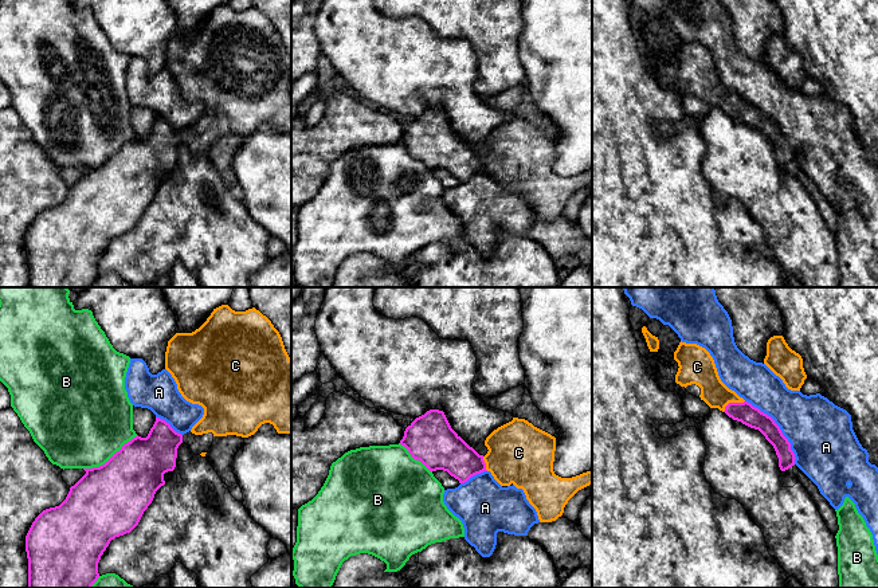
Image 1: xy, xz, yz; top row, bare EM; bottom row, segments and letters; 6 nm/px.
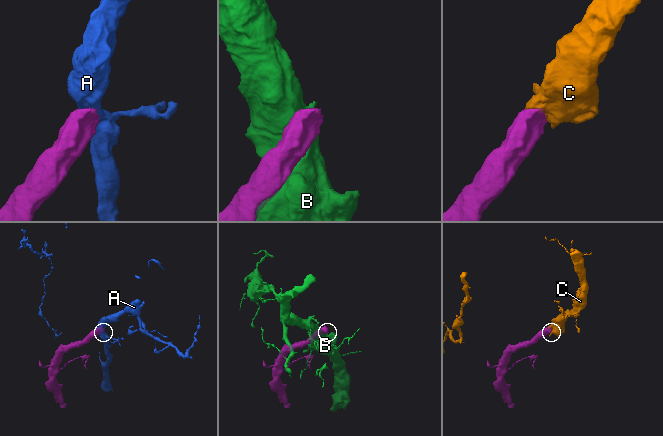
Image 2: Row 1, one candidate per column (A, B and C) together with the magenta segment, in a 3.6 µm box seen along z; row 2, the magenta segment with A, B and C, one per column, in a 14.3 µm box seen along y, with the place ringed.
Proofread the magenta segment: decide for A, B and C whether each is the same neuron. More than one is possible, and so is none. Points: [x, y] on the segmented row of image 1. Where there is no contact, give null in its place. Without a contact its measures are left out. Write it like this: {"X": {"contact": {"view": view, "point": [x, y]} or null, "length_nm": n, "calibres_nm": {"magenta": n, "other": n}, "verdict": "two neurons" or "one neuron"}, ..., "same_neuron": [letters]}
{"A": {"contact": {"view": "yz", "point": [779, 428]}, "length_nm": 480, "calibres_nm": {"magenta": 120, "other": 380}, "verdict": "two neurons"}, "B": {"contact": {"view": "xy", "point": [112, 457]}, "length_nm": 380, "calibres_nm": {"magenta": 420, "other": 500}, "verdict": "two neurons"}, "C": {"contact": {"view": "yz", "point": [732, 403]}, "length_nm": 150, "calibres_nm": {"magenta": 120, "other": 160}, "verdict": "one neuron"}, "same_neuron": ["C"]}

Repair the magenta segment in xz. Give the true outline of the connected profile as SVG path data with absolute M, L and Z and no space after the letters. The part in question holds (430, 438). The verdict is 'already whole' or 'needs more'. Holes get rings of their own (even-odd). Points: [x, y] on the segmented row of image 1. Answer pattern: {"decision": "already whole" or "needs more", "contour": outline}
{"decision": "needs more", "contour": "M430 409L424 415L416 418L404 431L404 436L400 440L411 456L420 460L430 471L443 470L451 477L459 481L459 483L467 482L471 477L483 471L490 471L494 479L501 486L510 486L511 483L517 489L522 489L529 503L536 509L540 522L552 522L563 516L564 507L568 501L581 489L592 483L592 470L583 473L572 478L561 478L553 471L556 438L550 434L534 427L525 419L513 418L511 422L494 430L485 440L487 454L479 455L473 447L470 447L450 426L443 411Z"}

